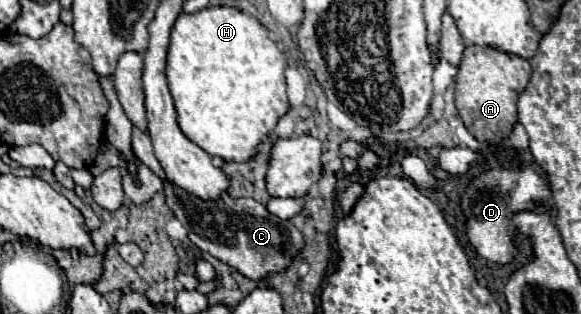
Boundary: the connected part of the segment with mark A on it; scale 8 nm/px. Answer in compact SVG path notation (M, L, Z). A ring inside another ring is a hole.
M468 46L464 50L464 58L458 66L458 78L456 78L456 108L468 132L482 146L488 146L492 142L510 136L518 120L516 114L518 94L526 88L526 82L530 80L530 70L532 68L528 60L498 52L494 48Z

